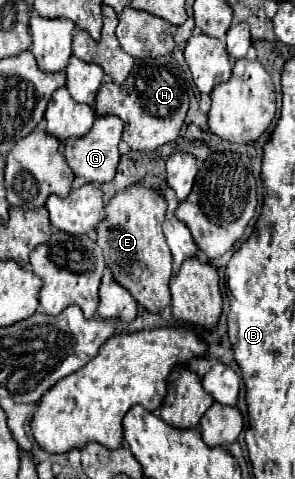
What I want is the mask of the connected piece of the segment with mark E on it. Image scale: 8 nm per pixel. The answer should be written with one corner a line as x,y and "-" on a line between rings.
134,183
118,191
104,205
104,219
96,225
96,243
104,253
106,267
112,271
112,277
126,287
132,297
150,313
160,313
170,305
172,257
162,233
164,215
164,195
160,195
156,189
144,187
144,183

